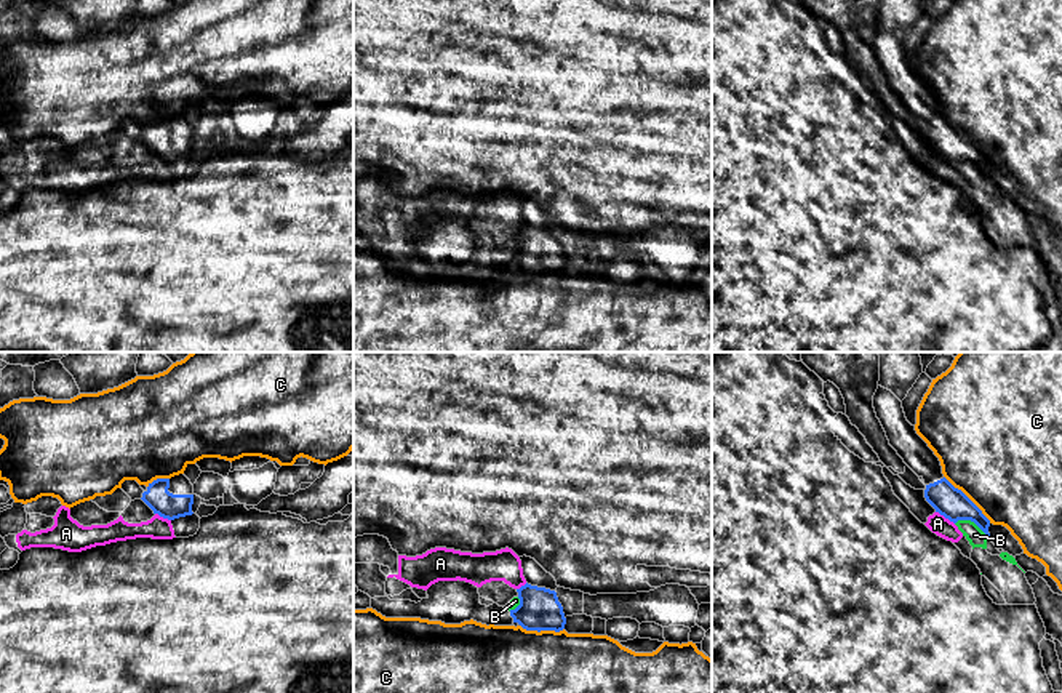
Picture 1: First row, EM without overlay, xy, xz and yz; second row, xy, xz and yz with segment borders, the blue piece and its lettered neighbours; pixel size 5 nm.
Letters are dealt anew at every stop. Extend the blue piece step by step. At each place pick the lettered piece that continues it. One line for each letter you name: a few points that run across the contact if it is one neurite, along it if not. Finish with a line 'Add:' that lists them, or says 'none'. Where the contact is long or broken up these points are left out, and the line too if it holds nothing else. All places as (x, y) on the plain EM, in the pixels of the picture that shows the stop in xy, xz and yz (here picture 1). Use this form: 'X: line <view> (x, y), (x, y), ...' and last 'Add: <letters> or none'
Add: none

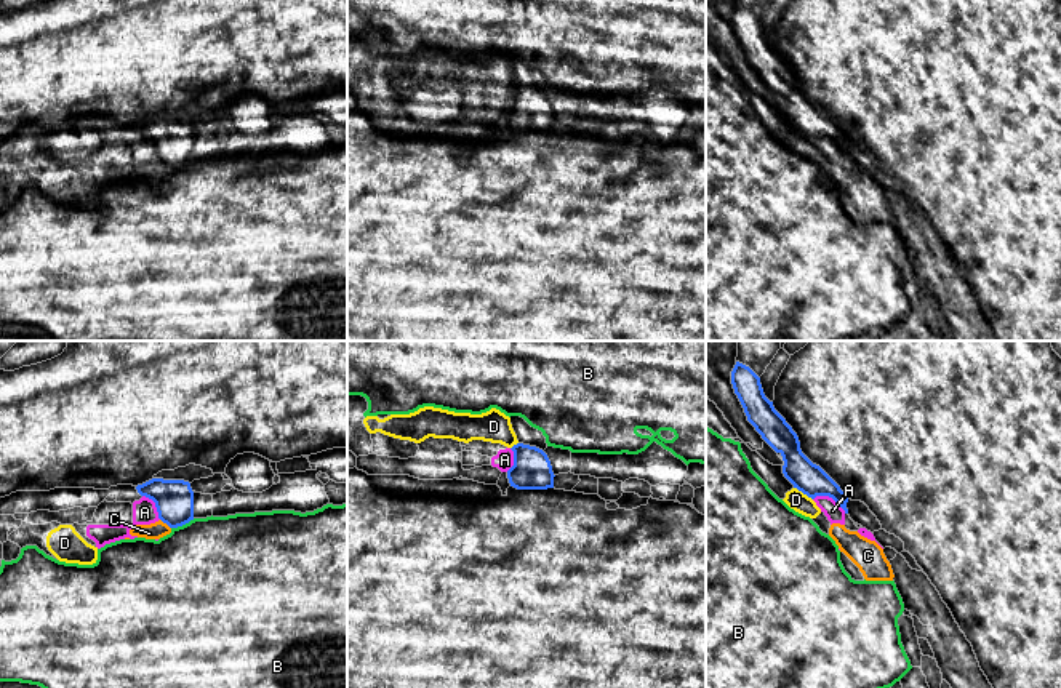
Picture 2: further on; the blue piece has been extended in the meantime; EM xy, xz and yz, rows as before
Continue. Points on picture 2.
Add: none

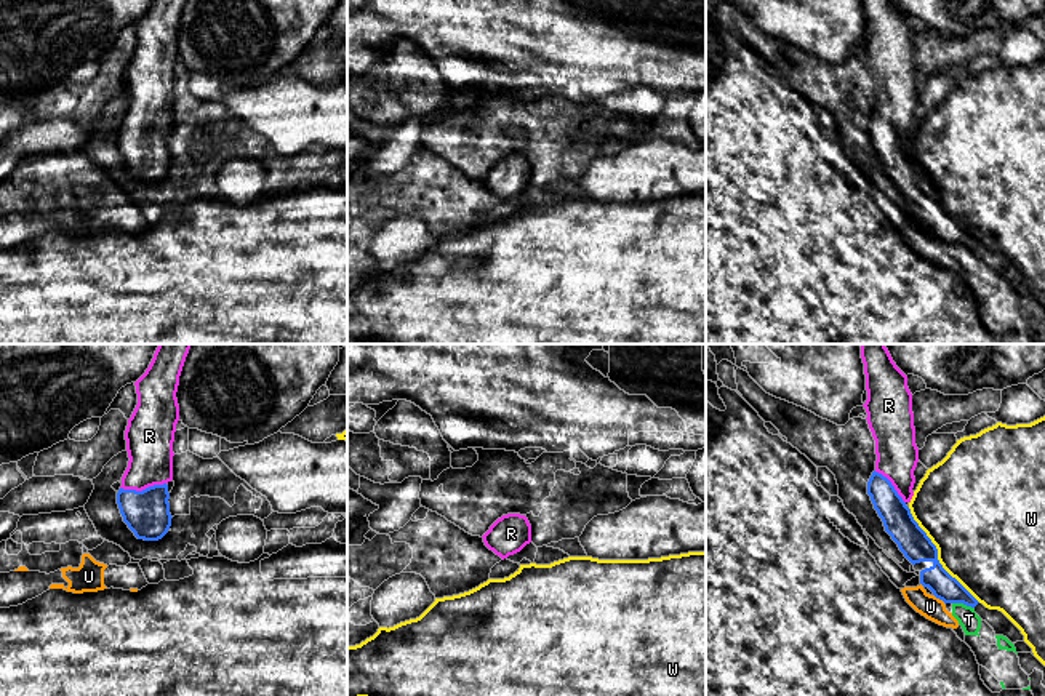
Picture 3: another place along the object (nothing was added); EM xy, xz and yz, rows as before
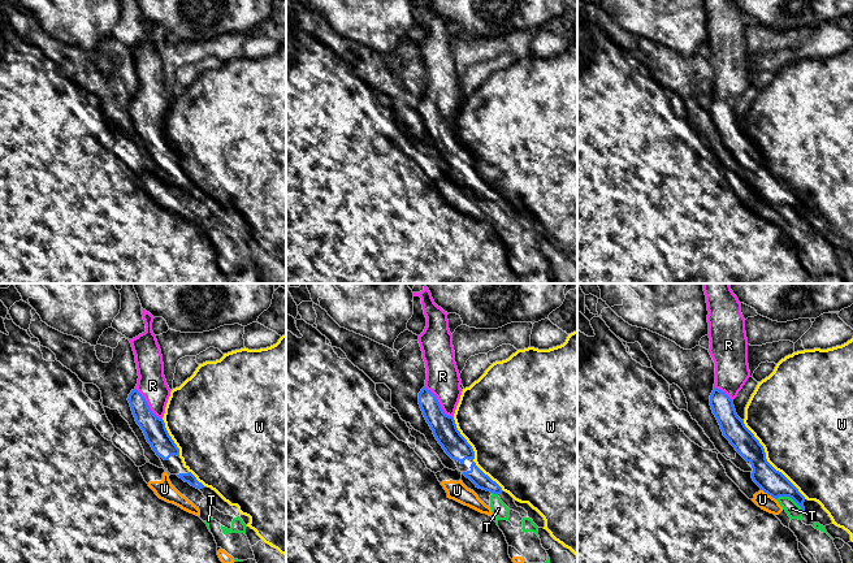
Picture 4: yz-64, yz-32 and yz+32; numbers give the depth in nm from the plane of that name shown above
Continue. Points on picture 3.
R: line xy (146, 154), (143, 132), (149, 112), (149, 84)
Add: R

